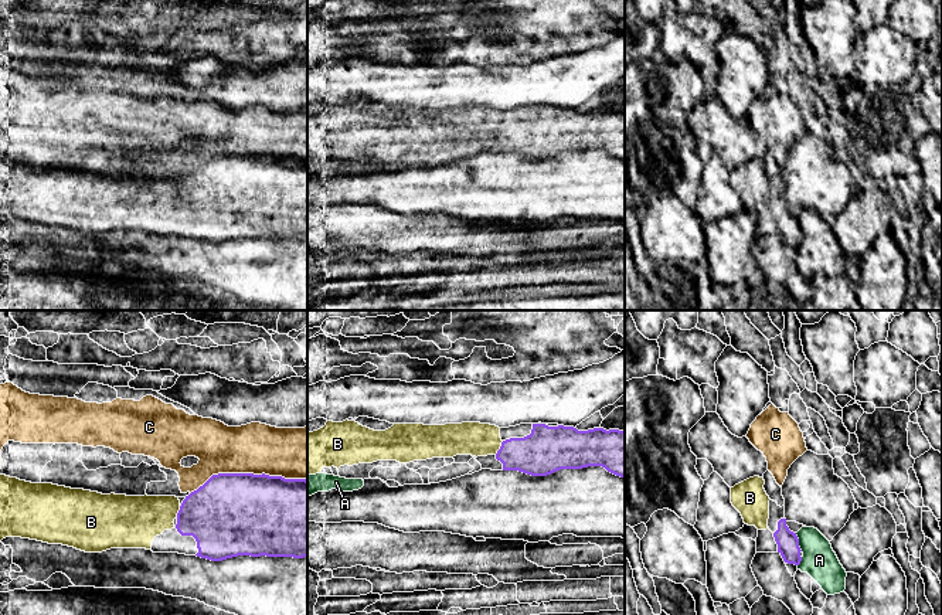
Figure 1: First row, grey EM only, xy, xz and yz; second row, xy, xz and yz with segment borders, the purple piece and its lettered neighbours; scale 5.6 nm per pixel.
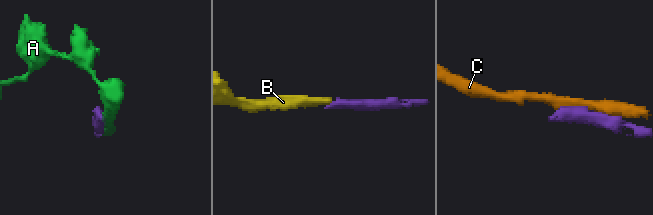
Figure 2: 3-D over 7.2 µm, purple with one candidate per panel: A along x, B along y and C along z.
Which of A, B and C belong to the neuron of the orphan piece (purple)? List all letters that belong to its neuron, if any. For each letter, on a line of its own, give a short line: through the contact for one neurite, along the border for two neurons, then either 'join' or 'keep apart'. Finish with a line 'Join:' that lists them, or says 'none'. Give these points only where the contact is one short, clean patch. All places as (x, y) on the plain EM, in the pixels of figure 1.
A: keep apart
B: line xz (544, 133), (500, 131), (485, 122), (468, 121); join
C: keep apart
Join: B

